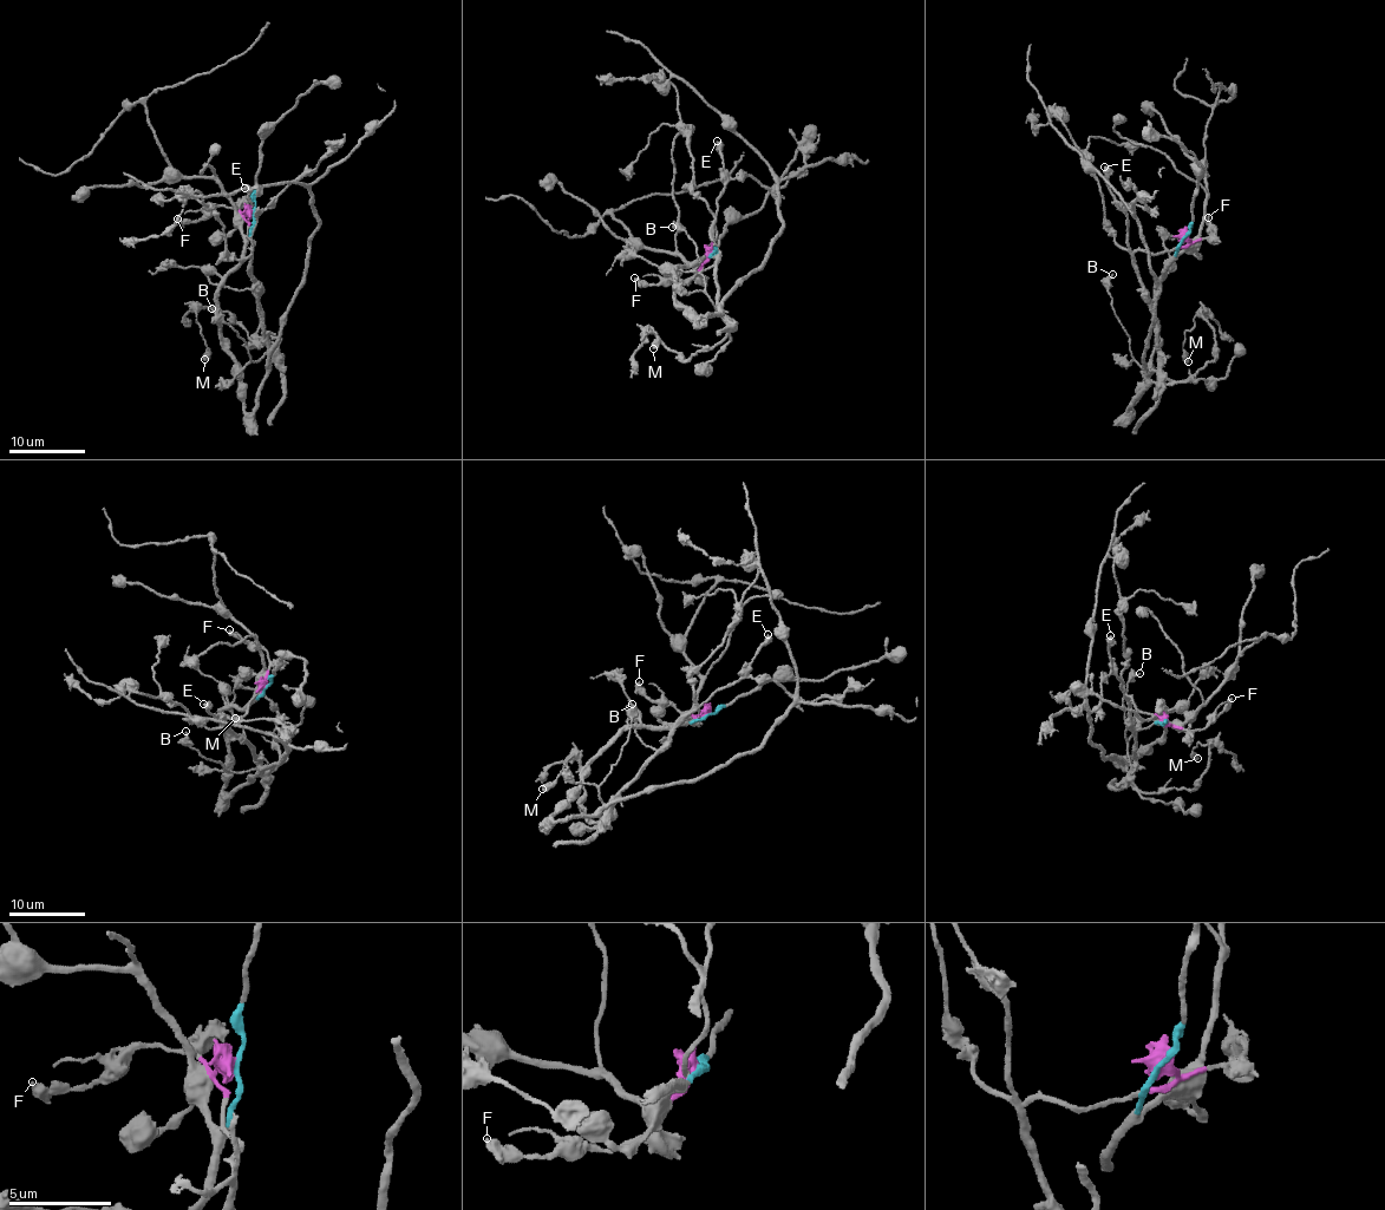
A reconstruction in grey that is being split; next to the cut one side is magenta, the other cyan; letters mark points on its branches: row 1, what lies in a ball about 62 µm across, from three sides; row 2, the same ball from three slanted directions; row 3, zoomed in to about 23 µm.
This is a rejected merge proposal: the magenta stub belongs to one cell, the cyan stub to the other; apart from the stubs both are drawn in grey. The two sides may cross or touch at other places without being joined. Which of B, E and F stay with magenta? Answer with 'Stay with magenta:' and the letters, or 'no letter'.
Stay with magenta: B, E, F

